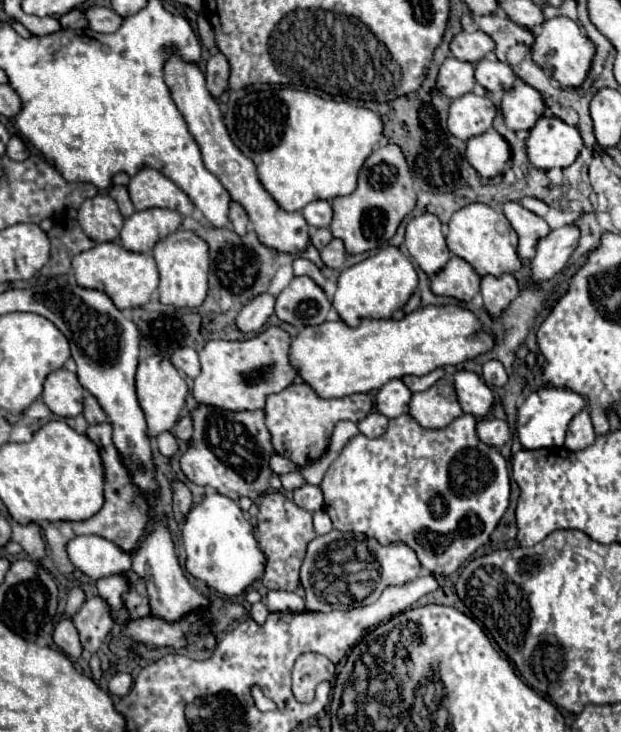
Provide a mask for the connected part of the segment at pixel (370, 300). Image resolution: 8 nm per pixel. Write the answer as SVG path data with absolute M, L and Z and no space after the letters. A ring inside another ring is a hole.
M386 246L374 256L354 264L338 276L338 290L332 298L334 308L348 326L358 326L364 318L390 318L392 312L400 310L418 286L418 274L410 258L396 246Z

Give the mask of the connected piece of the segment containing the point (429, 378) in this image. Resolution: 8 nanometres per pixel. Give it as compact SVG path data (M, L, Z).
M438 368L438 370L430 372L430 374L426 374L426 376L404 376L402 382L404 382L412 392L424 392L424 390L428 390L436 380L440 380L442 376L444 376L444 370Z

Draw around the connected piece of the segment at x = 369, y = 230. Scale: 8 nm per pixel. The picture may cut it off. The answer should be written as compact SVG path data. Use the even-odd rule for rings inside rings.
M396 144L380 146L364 162L358 176L358 188L350 196L332 200L334 218L330 232L334 238L340 238L344 242L348 254L378 250L394 236L398 224L414 208L414 204L416 192L402 150Z

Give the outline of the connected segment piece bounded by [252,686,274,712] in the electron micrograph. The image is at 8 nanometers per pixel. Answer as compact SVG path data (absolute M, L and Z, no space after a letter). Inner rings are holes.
M252 686L252 700L254 700L254 704L256 704L256 708L258 710L272 710L274 708L274 704L272 704L272 700L268 700L264 694L262 694L262 690L258 688L258 686Z

